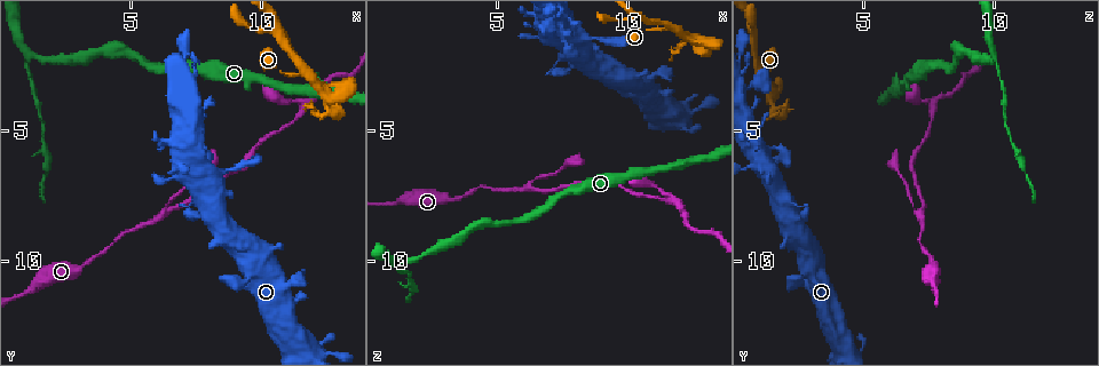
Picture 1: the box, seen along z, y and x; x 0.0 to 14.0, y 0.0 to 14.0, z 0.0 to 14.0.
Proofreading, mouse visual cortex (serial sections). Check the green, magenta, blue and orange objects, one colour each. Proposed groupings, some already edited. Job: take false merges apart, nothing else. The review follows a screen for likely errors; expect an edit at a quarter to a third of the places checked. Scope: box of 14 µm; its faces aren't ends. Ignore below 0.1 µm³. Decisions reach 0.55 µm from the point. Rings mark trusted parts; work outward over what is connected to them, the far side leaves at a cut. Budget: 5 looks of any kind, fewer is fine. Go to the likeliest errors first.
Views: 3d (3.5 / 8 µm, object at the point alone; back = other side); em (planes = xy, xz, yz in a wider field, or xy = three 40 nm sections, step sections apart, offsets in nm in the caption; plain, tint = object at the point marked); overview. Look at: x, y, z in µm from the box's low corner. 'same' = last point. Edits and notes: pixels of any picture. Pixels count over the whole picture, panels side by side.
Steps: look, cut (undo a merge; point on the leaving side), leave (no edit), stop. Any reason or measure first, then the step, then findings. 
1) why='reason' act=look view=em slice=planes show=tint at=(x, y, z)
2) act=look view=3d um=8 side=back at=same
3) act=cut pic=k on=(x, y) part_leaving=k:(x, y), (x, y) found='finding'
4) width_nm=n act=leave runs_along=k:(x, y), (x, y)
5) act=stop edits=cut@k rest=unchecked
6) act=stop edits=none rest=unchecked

why='side arm on a straight run' act=look view=3d um=3.5 at=(6.2, 8.2, 7.1)

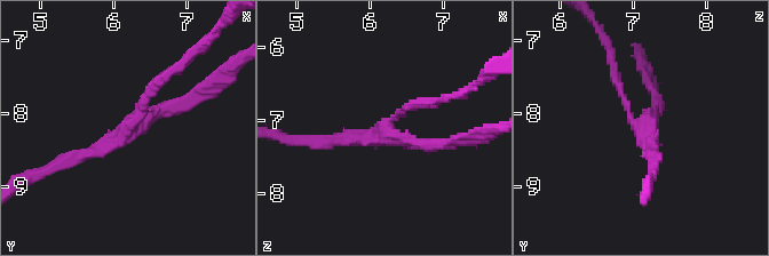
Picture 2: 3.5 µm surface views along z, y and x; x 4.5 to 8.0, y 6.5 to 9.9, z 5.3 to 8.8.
why='now the EM' act=look view=em slice=xy step=2 show=tint at=(6.30, 8.20, 7.20)

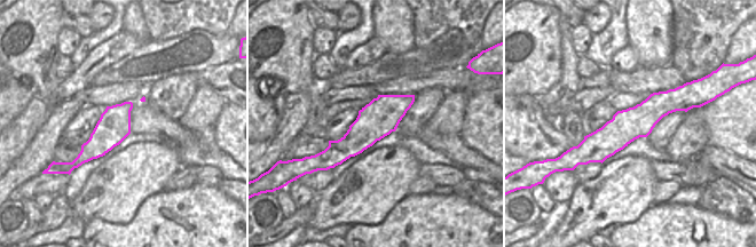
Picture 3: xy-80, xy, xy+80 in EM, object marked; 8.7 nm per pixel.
arm_widths_nm=150,200,200 act=leave runs_along=2:(65, 161), (199, 95) found='continuous, no second cell'

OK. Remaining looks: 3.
why='narrows sharply' act=look view=3d um=3.5 at=(1.2, 3.0, 10.3)

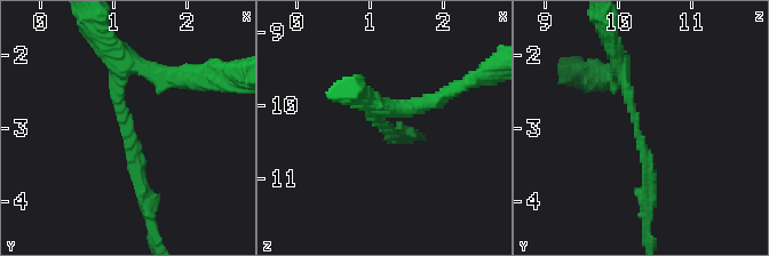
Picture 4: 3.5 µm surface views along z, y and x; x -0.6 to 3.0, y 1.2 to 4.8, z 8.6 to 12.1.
why='now the EM' act=look view=em slice=xy step=2 show=tint at=(1.20, 3.10, 10.25)

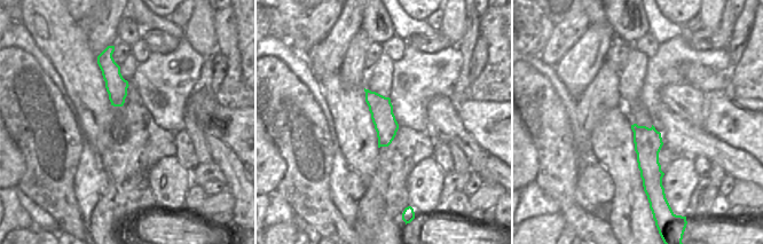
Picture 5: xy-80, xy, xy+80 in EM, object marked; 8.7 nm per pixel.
arm_widths_nm=200,200 act=leave runs_along=4:(623, 68), (647, 156), (649, 201) found='one cell here'

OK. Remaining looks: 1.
act=stop edits=none rest=unchecked

